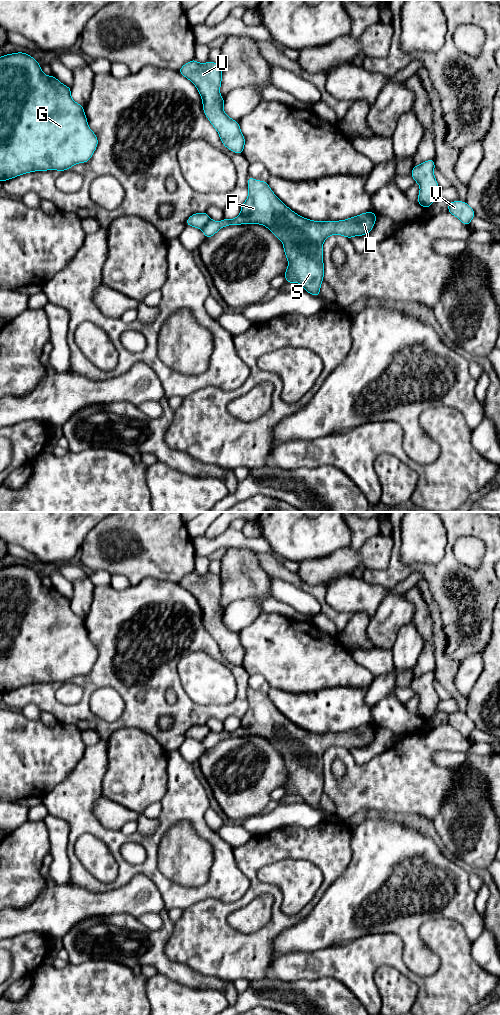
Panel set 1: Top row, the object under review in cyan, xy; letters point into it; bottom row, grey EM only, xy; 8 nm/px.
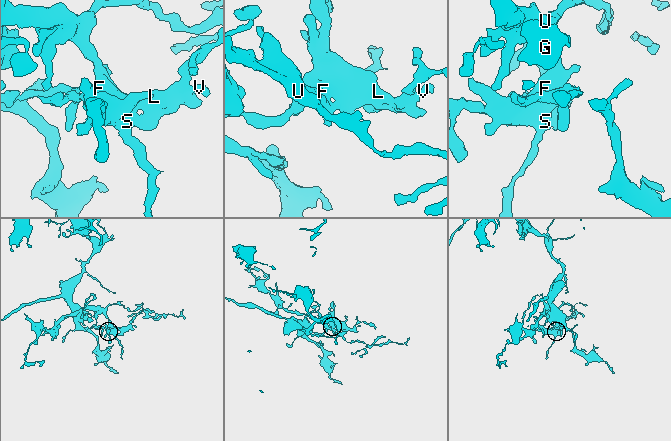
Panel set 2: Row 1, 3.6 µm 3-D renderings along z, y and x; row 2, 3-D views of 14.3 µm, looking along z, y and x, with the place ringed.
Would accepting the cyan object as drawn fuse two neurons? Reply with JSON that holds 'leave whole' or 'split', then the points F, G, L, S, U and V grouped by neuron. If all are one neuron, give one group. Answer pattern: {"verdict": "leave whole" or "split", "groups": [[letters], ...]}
{"verdict": "split", "groups": [["F", "L", "S", "U", "V"], ["G"]]}

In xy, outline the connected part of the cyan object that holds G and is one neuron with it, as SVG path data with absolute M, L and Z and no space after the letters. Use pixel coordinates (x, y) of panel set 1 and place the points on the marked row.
M24 52L6 54L0 57L0 181L4 182L17 176L35 172L57 170L65 171L72 166L88 162L98 146L98 138L89 128L84 107L71 97L71 87L62 84L53 75L47 76L42 72L41 65Z

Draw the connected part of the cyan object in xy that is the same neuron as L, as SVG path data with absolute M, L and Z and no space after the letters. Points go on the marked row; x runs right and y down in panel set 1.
M248 177L248 197L241 206L240 214L234 219L224 218L220 222L210 219L202 228L206 238L212 237L222 227L229 225L260 224L268 228L283 243L288 267L283 276L286 283L299 283L313 296L320 296L320 287L324 278L323 243L331 235L341 235L348 239L367 235L376 222L375 212L365 212L339 221L314 221L304 218L287 207L271 190L267 181Z

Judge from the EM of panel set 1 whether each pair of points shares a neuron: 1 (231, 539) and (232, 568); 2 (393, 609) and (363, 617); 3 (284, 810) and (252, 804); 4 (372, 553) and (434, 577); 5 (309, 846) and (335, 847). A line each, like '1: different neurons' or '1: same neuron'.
1: different neurons
2: different neurons
3: different neurons
4: different neurons
5: same neuron

